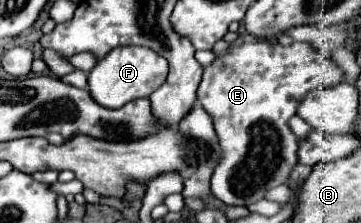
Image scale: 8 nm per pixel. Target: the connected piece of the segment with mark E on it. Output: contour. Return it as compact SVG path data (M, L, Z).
M257 40L257 42L249 42L249 44L231 44L231 46L225 50L225 54L215 56L215 62L203 70L203 80L201 80L199 90L197 90L197 102L213 116L215 134L217 134L219 144L221 144L221 156L219 156L219 162L217 162L217 166L215 166L215 170L213 170L213 176L211 176L211 192L213 192L213 196L219 198L219 200L223 200L223 202L229 204L229 206L249 206L249 204L261 200L267 190L271 190L271 188L275 188L275 186L279 186L279 184L285 184L287 178L289 178L289 172L291 172L293 166L297 164L297 136L289 130L287 120L297 112L299 102L303 100L303 96L305 96L309 90L315 90L315 88L319 88L319 86L333 86L333 84L341 82L341 78L343 78L343 70L341 70L335 62L331 62L331 60L325 58L321 52L317 52L317 48L313 48L313 46L309 46L309 44L303 44L303 42L293 42L291 46L281 46L281 44L277 44L277 42L265 42L265 40L263 40L263 42Z

